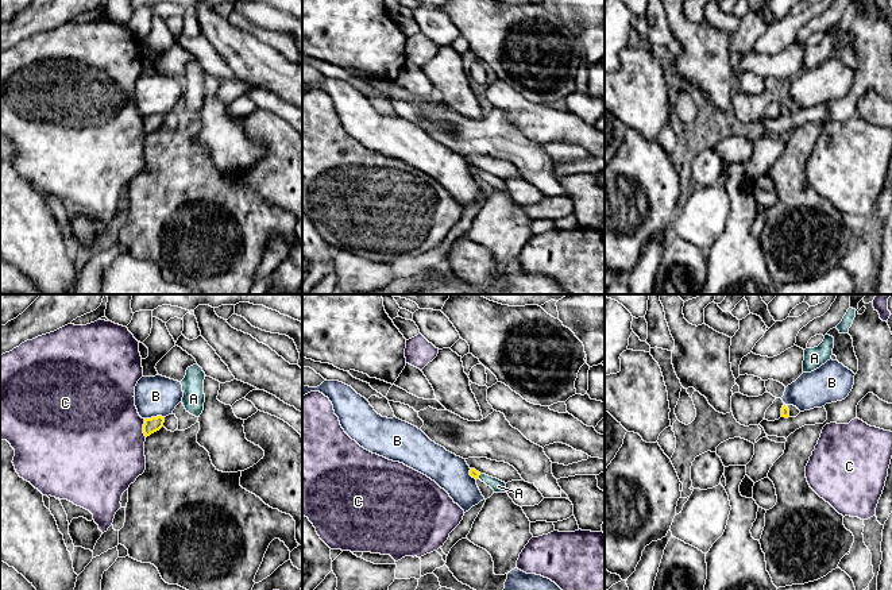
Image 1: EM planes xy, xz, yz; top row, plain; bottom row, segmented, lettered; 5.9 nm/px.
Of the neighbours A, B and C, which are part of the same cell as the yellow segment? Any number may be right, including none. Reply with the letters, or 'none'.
A

